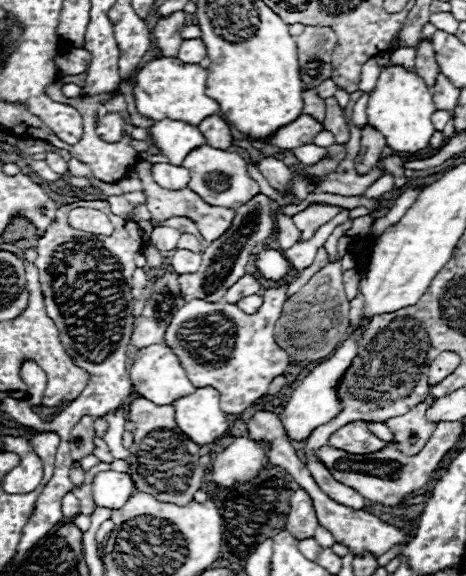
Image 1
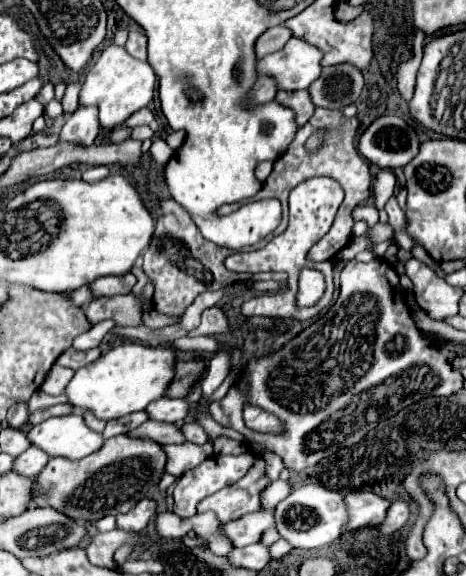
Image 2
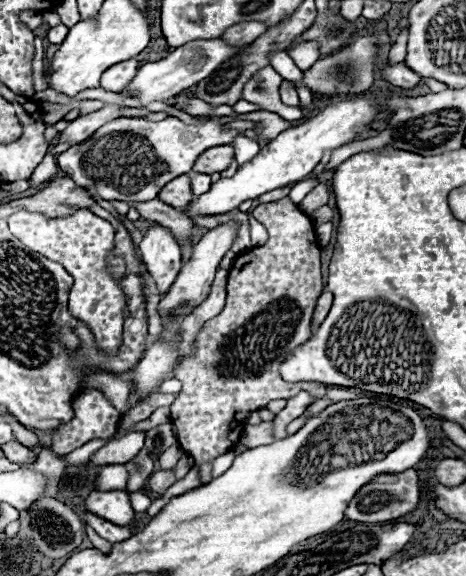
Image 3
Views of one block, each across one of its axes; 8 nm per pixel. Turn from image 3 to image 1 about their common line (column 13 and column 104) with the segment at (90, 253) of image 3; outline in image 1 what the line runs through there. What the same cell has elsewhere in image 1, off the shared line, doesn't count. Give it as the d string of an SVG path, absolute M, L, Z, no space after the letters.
M74 208L70 212L68 222L74 228L80 228L84 232L92 232L96 235L109 236L114 230L106 214L102 214L100 210L90 210L90 208Z

